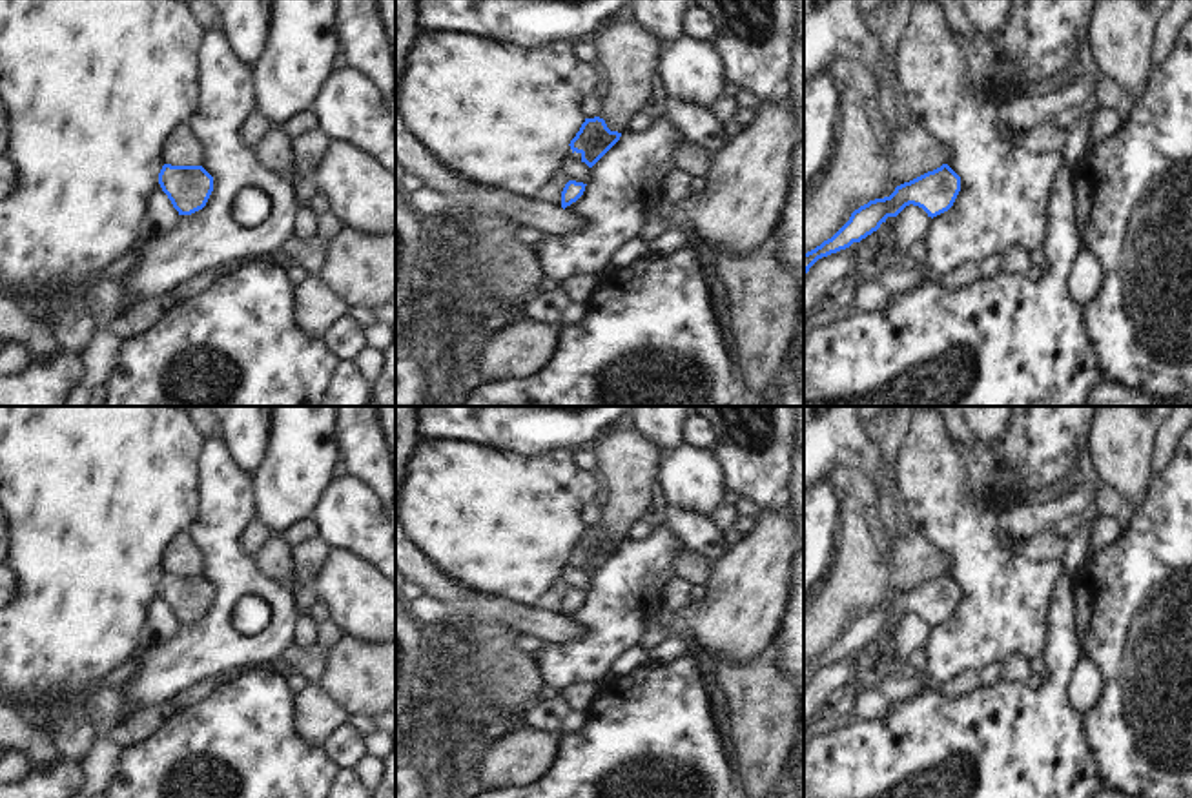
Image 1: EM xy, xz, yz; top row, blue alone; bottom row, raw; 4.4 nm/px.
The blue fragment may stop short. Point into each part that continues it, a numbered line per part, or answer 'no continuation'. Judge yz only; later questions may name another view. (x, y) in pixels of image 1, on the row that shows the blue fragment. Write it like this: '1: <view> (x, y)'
no continuation

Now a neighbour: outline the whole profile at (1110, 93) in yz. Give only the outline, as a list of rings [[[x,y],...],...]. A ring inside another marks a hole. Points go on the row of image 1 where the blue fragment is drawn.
[[[1101,75],[1101,89],[1094,102],[1097,106],[1119,106],[1125,93],[1126,89],[1117,78]]]

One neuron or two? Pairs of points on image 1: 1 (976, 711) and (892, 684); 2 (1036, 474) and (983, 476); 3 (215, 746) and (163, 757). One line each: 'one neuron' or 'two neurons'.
1: two neurons
2: one neuron
3: one neuron

